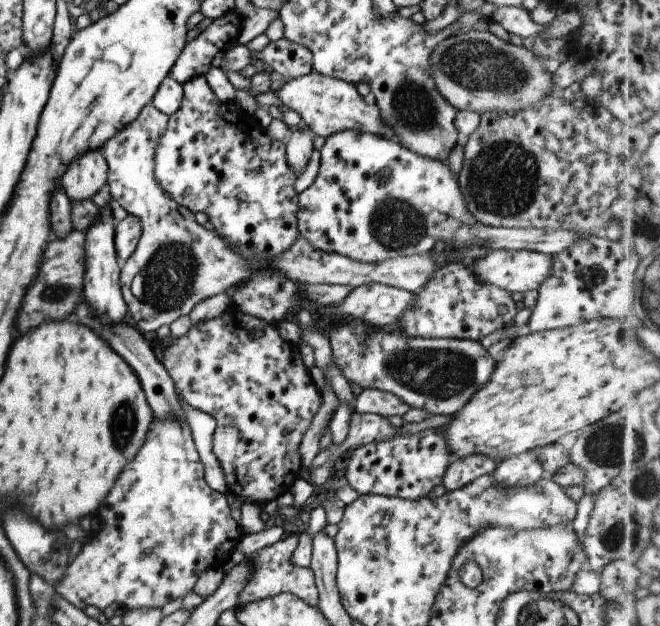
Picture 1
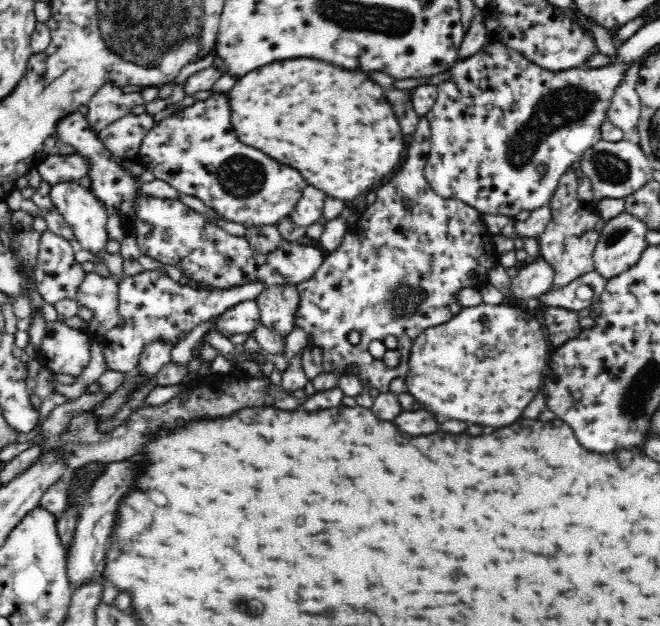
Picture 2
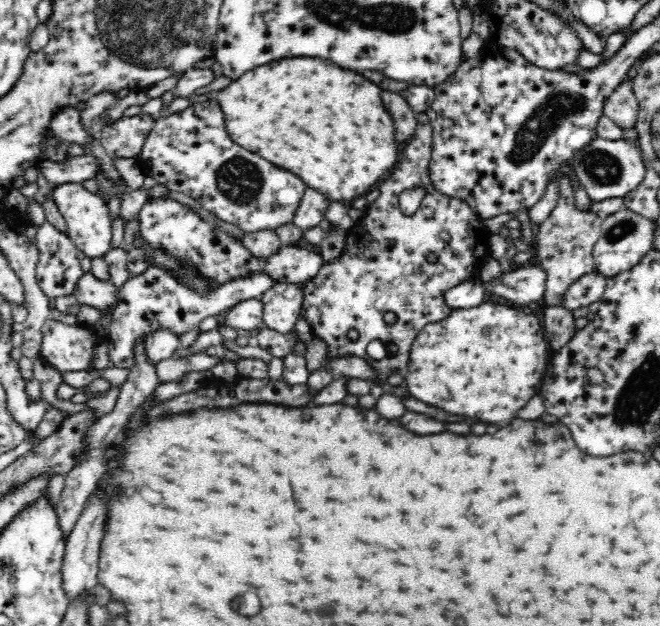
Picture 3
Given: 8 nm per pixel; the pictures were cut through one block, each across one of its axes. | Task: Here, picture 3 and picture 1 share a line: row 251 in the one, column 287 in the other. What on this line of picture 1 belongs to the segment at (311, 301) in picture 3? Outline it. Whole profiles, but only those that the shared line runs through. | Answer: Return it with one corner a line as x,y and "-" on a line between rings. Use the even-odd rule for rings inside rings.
231,304
228,311
224,312
222,316
193,324
186,336
182,336
182,338
173,342
164,352
163,366
172,378
178,397
195,409
216,419
217,426
213,440
213,451
224,471
228,492
243,500
244,503
256,503
258,505
264,505
273,500
276,502
279,496
290,492
294,482
303,477
299,447
304,439
304,434
312,425
313,417
316,416
323,402
321,390
314,385
309,370
304,367
298,344
285,342
278,335
276,325
267,324
258,318
253,318

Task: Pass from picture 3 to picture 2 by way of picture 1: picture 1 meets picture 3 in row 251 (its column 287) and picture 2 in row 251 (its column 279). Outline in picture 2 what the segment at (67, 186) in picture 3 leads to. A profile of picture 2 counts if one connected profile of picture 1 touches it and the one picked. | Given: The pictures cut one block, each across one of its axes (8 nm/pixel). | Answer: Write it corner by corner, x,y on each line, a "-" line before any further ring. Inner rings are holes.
78,181
59,182
51,185
49,194
53,206
73,230
78,243
77,248
96,254
106,247
109,242
106,230
108,214
90,188
80,185

